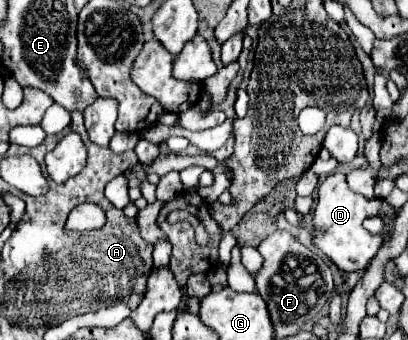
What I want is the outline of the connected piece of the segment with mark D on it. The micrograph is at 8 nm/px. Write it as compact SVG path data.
M333 172L317 186L317 206L313 210L313 244L341 270L363 272L373 256L379 252L381 238L365 232L361 222L369 216L377 216L381 200L367 200L361 194L349 190L343 172Z

